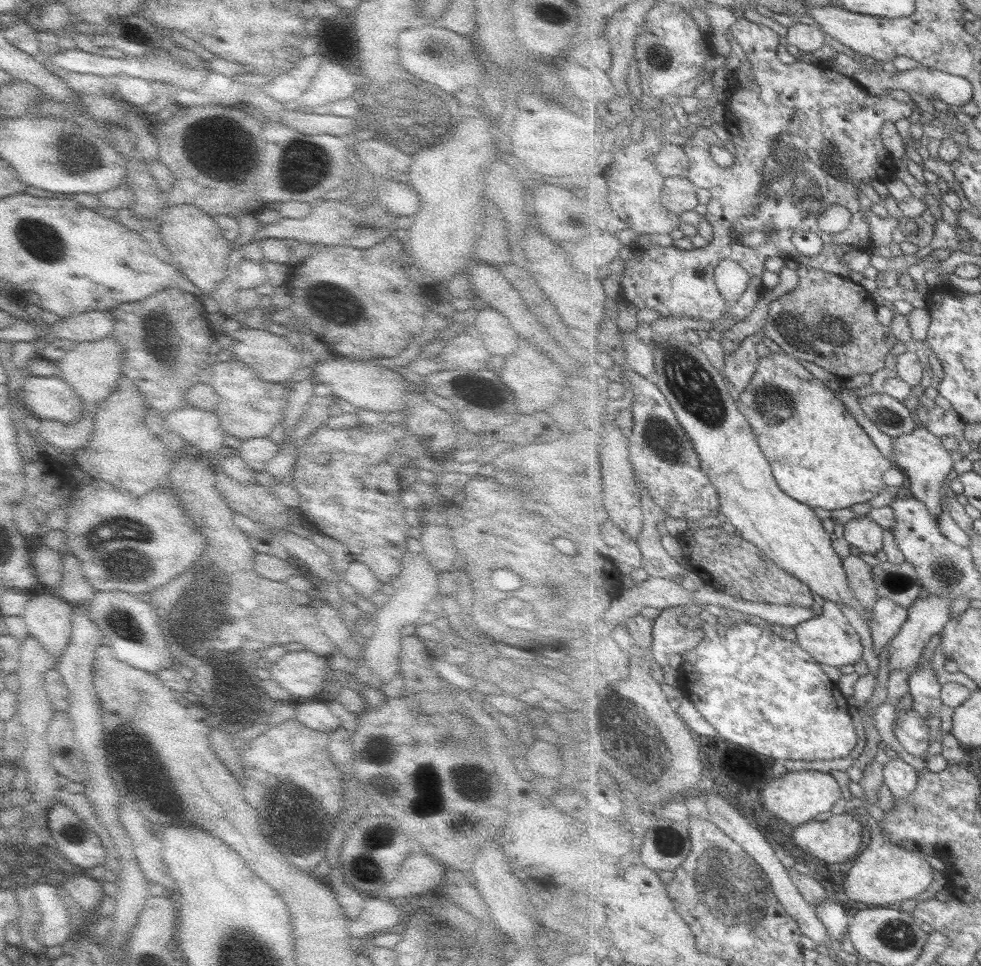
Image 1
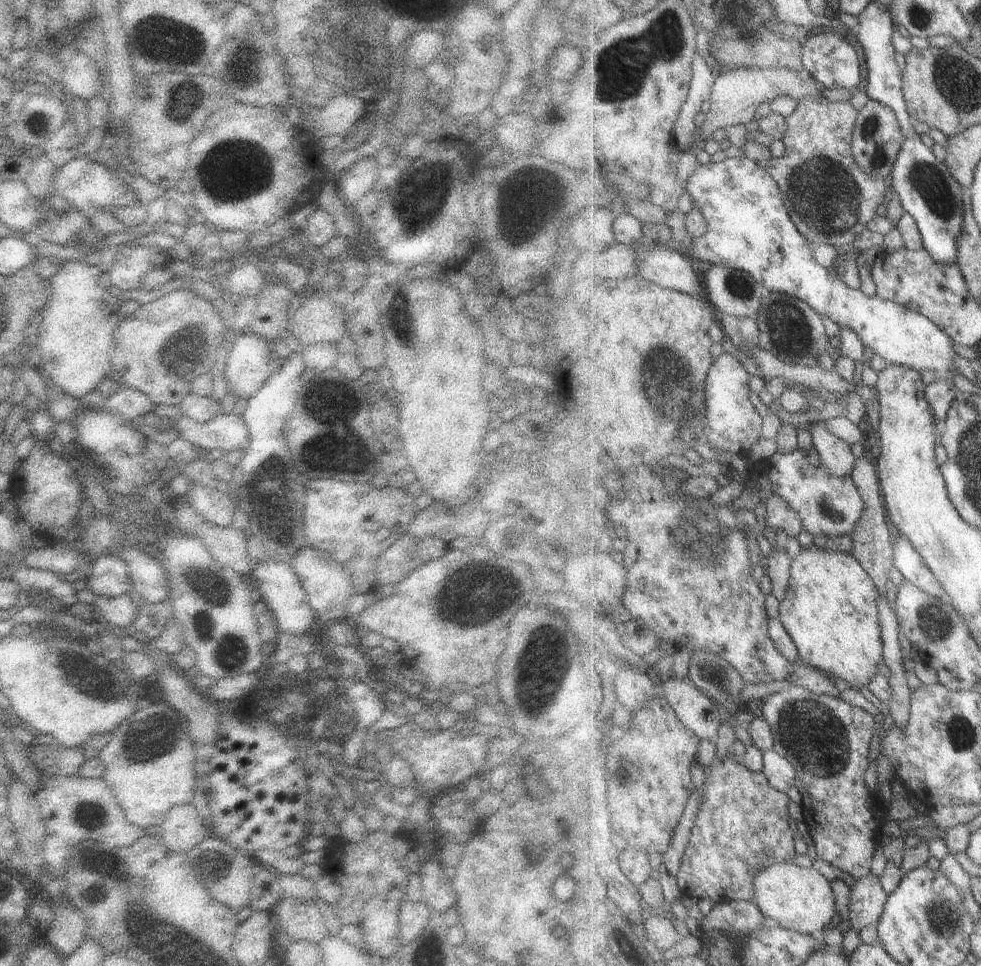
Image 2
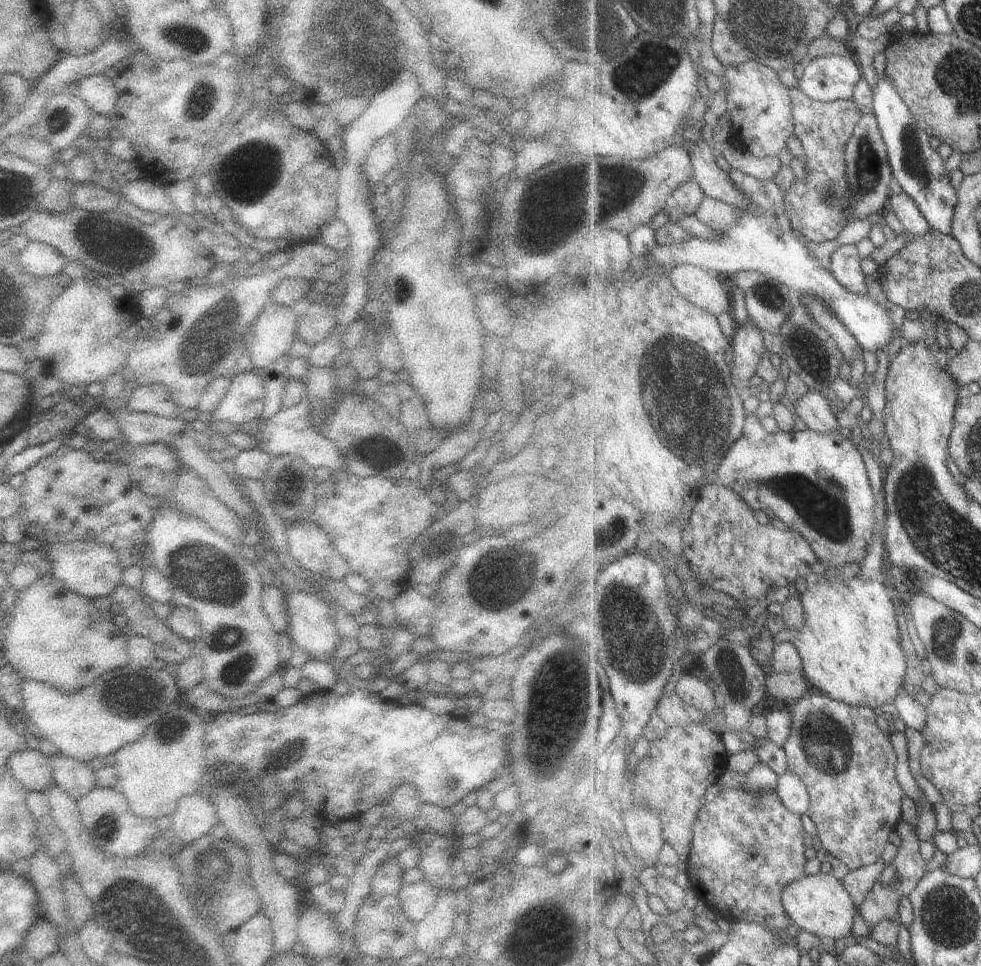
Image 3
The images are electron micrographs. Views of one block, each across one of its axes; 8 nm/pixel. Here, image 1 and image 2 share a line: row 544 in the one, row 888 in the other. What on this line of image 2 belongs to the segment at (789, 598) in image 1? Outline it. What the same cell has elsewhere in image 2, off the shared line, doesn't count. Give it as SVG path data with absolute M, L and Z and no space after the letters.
M713 758L711 764L703 767L705 776L697 790L703 790L703 800L691 828L691 835L683 852L677 883L682 894L708 898L713 906L727 901L753 901L754 883L757 875L768 866L777 863L792 863L795 860L795 838L791 830L789 796L770 786L763 771L749 770L732 758L719 761Z

